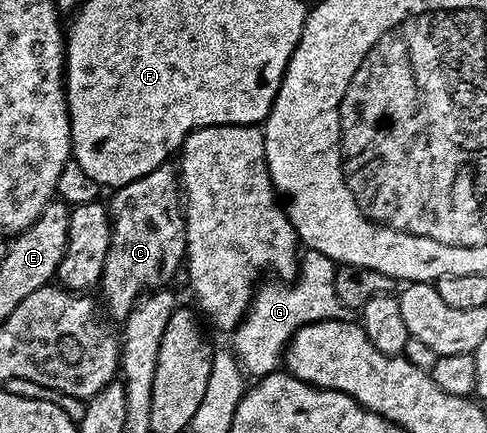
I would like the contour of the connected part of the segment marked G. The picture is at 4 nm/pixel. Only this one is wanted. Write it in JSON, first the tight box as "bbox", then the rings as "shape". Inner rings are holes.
{"bbox":[234,250,350,375],"shape":[[[308,250],[305,255],[299,263],[298,277],[295,280],[271,280],[266,286],[261,285],[257,289],[243,322],[234,331],[234,353],[249,375],[277,373],[284,351],[288,349],[288,342],[298,332],[298,328],[311,322],[349,317],[350,312],[340,303],[338,292],[334,288],[337,263],[331,262],[317,250]]]}

